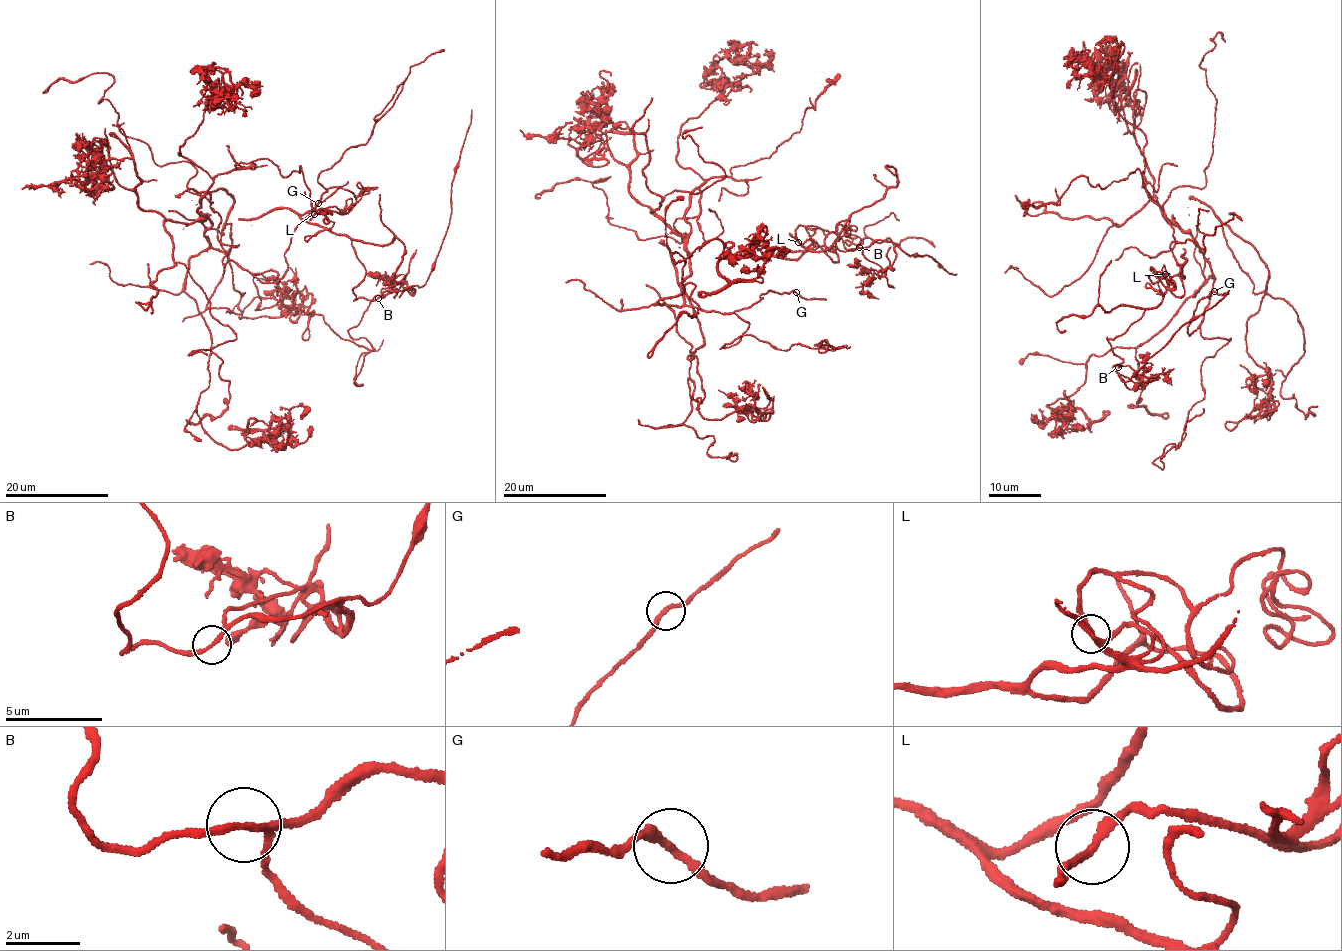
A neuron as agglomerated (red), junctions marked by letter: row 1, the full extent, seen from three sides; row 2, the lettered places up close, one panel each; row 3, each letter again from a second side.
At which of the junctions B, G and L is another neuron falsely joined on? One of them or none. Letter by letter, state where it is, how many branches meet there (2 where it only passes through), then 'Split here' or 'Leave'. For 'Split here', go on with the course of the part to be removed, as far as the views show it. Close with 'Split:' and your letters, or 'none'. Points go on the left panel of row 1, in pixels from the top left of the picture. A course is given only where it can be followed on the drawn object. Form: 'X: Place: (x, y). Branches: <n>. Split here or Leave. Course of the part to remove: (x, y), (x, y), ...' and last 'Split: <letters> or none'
B: Place: (378, 298). Branches: 2. Leave
G: Place: (318, 203). Branches: 2. Leave
L: Place: (314, 214). Branches: 2. Leave
Split: none

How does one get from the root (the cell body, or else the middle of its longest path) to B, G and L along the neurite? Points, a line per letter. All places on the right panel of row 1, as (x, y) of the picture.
B: (1154, 202), (1162, 207), (1186, 260), (1159, 306), (1146, 309), (1124, 333), (1107, 338), (1123, 360), (1118, 367)
G: (1154, 202), (1165, 219), (1196, 242), (1214, 279), (1203, 317), (1189, 334), (1197, 302), (1214, 291)
L: (1154, 202), (1185, 250), (1182, 270), (1163, 295), (1159, 277), (1150, 268), (1166, 274)

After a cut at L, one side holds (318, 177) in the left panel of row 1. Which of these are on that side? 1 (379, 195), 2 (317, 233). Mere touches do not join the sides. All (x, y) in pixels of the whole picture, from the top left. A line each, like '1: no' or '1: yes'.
1: yes
2: no

